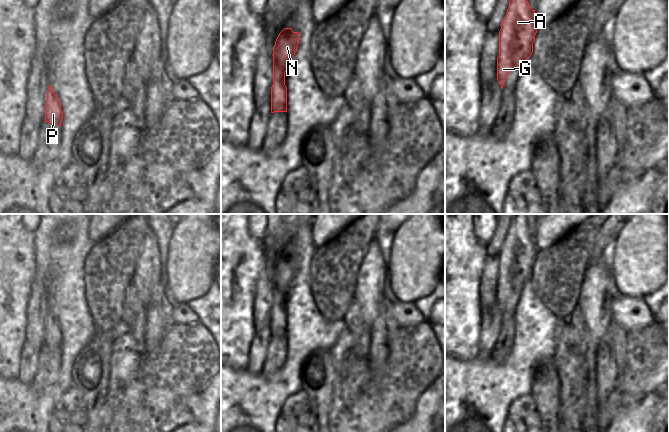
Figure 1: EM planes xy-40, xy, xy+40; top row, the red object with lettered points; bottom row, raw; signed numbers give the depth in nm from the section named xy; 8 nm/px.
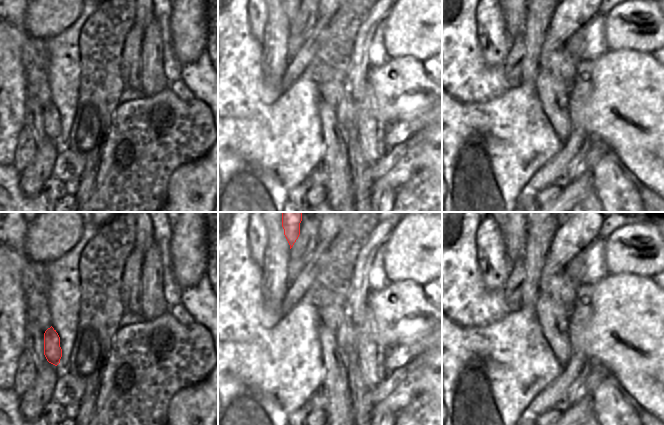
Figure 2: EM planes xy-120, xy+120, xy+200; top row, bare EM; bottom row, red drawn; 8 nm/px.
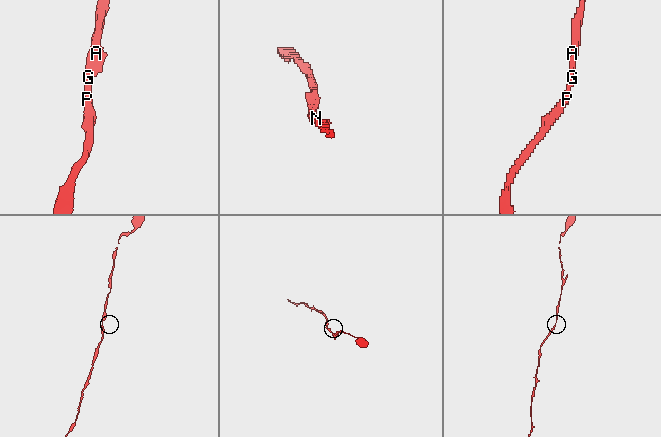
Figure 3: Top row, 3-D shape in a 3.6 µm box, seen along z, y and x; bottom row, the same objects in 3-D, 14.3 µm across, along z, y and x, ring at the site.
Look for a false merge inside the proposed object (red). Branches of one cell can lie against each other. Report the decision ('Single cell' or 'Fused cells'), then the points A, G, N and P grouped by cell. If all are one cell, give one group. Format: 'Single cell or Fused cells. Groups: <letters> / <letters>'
Single cell. Groups: A G N P.

